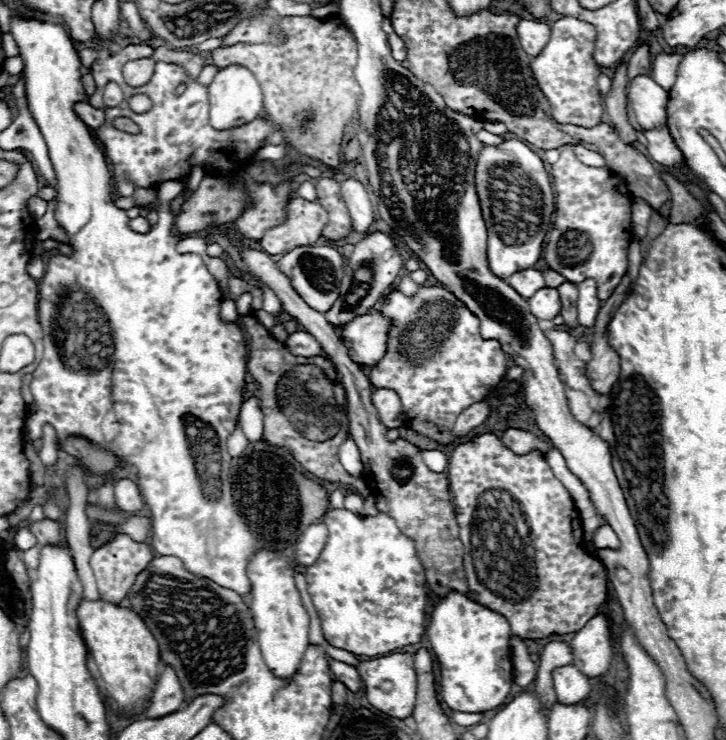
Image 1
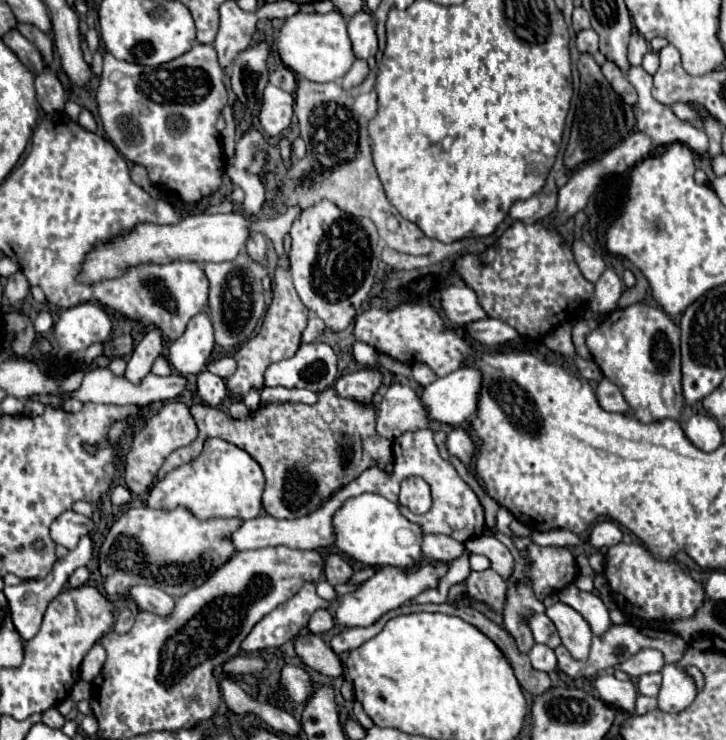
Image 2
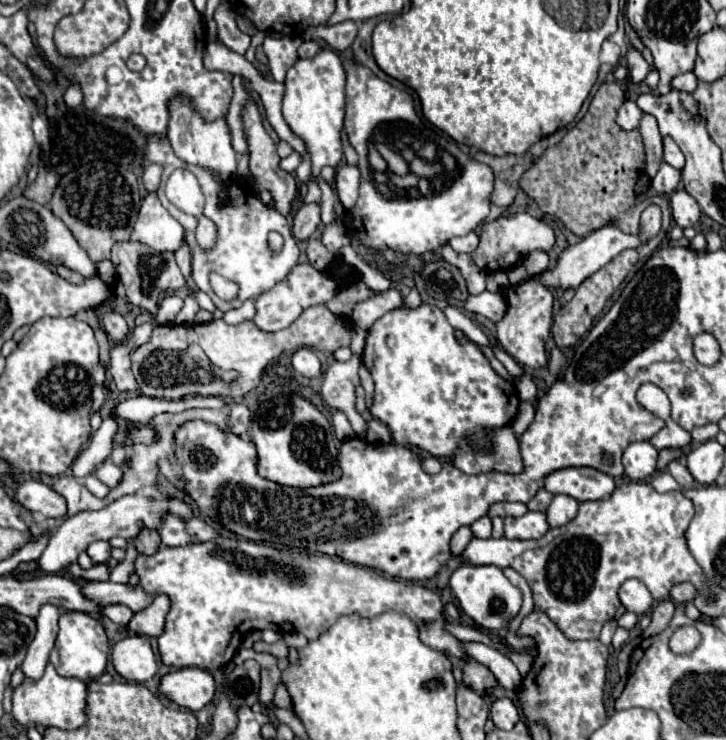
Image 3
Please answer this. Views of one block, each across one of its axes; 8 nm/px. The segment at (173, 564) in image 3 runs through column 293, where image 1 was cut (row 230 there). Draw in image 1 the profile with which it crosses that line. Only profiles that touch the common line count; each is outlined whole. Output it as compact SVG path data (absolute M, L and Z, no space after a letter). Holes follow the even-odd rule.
M562 146L560 158L552 164L550 176L556 196L556 218L554 228L544 242L546 264L574 284L584 278L596 280L598 298L606 300L628 270L632 218L630 192L624 180L614 172L578 162L570 146Z

